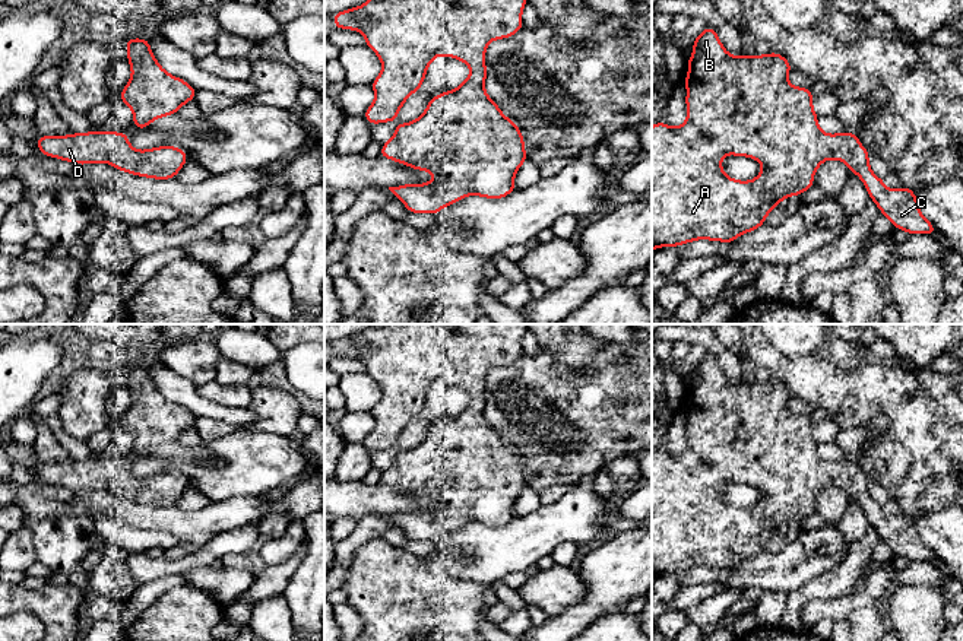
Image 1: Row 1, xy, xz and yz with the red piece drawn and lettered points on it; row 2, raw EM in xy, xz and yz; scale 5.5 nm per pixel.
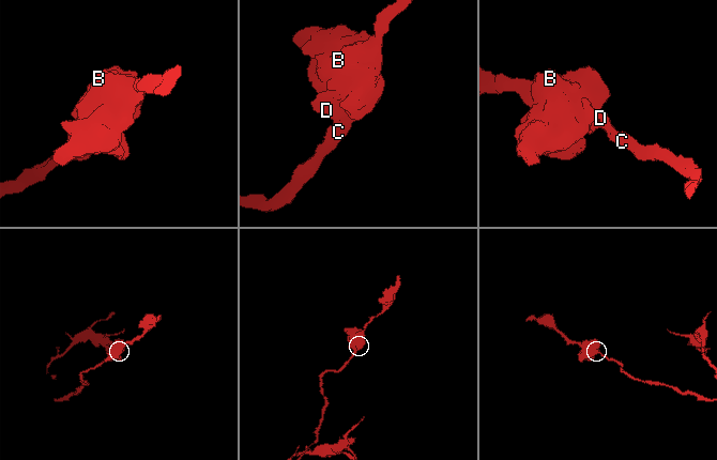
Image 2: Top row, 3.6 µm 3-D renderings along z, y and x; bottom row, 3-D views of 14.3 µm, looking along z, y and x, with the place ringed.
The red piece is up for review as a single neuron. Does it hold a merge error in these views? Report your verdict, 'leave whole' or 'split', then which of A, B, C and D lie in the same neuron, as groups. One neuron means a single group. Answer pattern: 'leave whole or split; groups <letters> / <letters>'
leave whole; groups A B C D

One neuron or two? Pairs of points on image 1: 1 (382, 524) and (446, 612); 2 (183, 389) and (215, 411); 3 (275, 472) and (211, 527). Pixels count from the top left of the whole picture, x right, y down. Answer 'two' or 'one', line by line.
1: two
2: one
3: two

